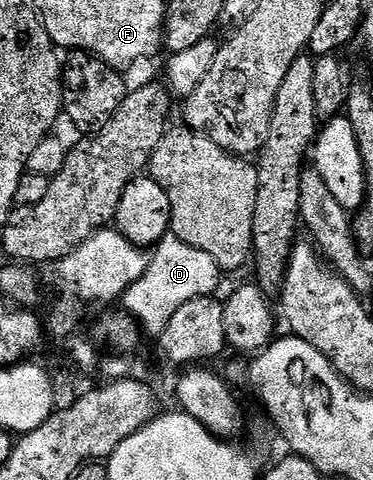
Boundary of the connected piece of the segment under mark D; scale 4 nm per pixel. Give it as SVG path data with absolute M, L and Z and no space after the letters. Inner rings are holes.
M167 235L153 246L148 271L127 287L120 301L125 312L138 322L143 334L151 333L154 339L161 337L164 327L168 327L168 319L188 303L188 299L215 296L219 291L218 280L223 270L216 259L208 255L208 251L200 251L200 247L192 247L184 243L184 239Z

